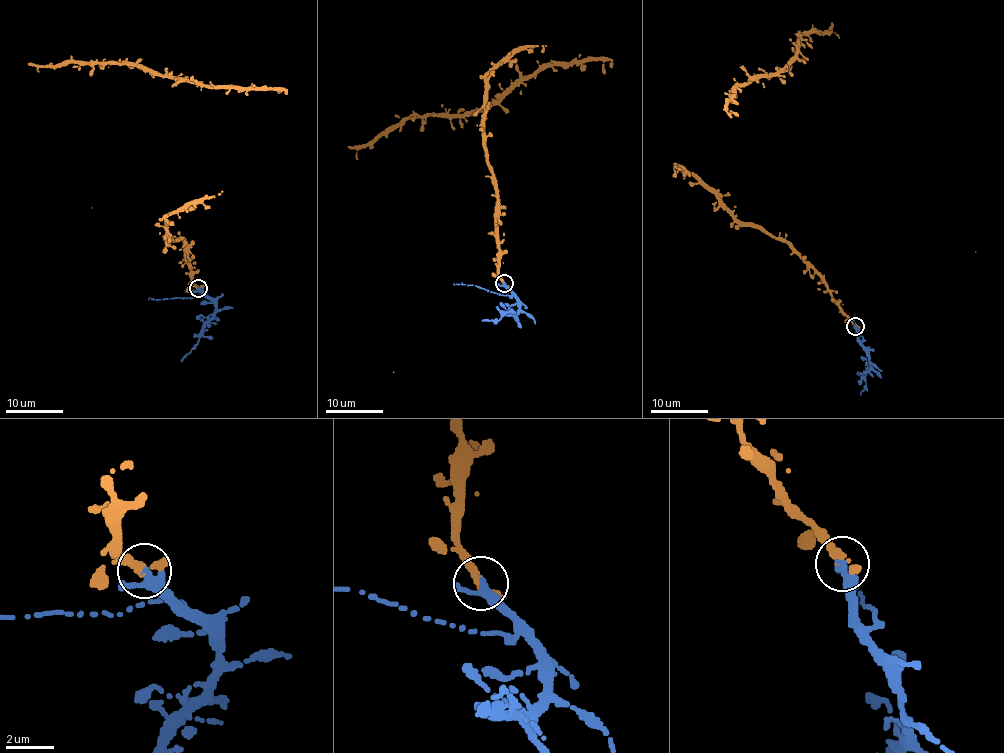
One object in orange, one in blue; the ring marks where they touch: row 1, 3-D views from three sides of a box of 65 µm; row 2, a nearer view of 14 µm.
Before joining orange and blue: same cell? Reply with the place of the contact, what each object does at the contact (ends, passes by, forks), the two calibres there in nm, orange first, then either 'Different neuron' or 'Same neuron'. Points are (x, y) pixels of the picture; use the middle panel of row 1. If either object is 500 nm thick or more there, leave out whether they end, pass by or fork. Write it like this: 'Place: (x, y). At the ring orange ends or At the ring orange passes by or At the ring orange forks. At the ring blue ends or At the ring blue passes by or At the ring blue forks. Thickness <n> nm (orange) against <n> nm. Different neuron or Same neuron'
Place: (504, 283). At the ring orange passes by. At the ring blue passes by. Thickness 240 nm (orange) against 280 nm. Same neuron

